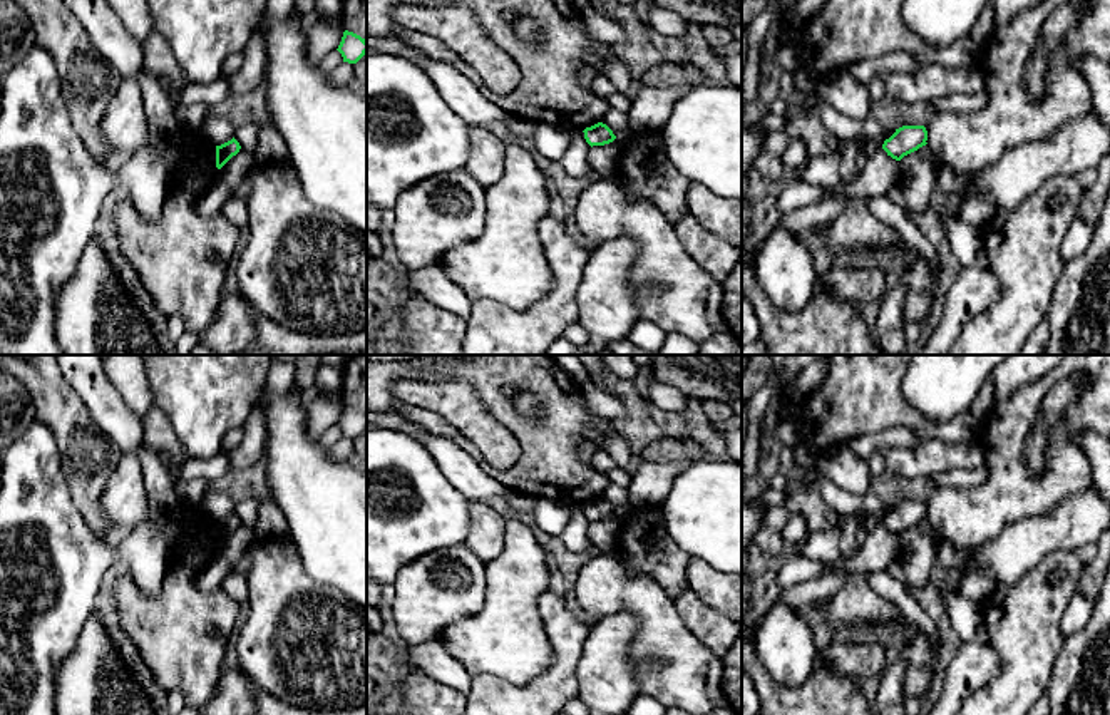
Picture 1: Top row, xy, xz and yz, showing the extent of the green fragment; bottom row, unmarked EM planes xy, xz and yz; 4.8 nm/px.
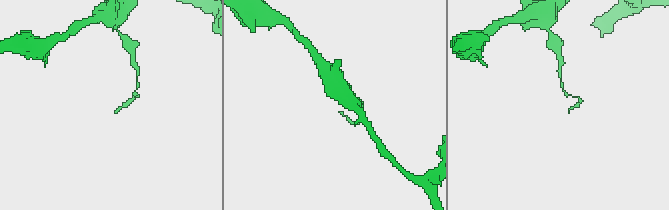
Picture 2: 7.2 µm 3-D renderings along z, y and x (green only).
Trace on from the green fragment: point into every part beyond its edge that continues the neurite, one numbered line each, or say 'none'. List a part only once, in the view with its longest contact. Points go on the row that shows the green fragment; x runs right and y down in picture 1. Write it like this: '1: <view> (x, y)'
none

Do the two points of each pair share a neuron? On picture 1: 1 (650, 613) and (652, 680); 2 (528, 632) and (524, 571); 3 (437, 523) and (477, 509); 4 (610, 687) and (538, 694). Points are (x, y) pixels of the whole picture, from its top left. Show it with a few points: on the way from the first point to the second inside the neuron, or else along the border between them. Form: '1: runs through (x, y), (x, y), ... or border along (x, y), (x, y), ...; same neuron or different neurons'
1: runs through (662, 630), (667, 638), (667, 663); same neuron
2: runs through (524, 617), (524, 586); same neuron
3: border along (471, 503), (471, 524), (462, 543); different neurons
4: border along (583, 652), (578, 662), (576, 697); different neurons

